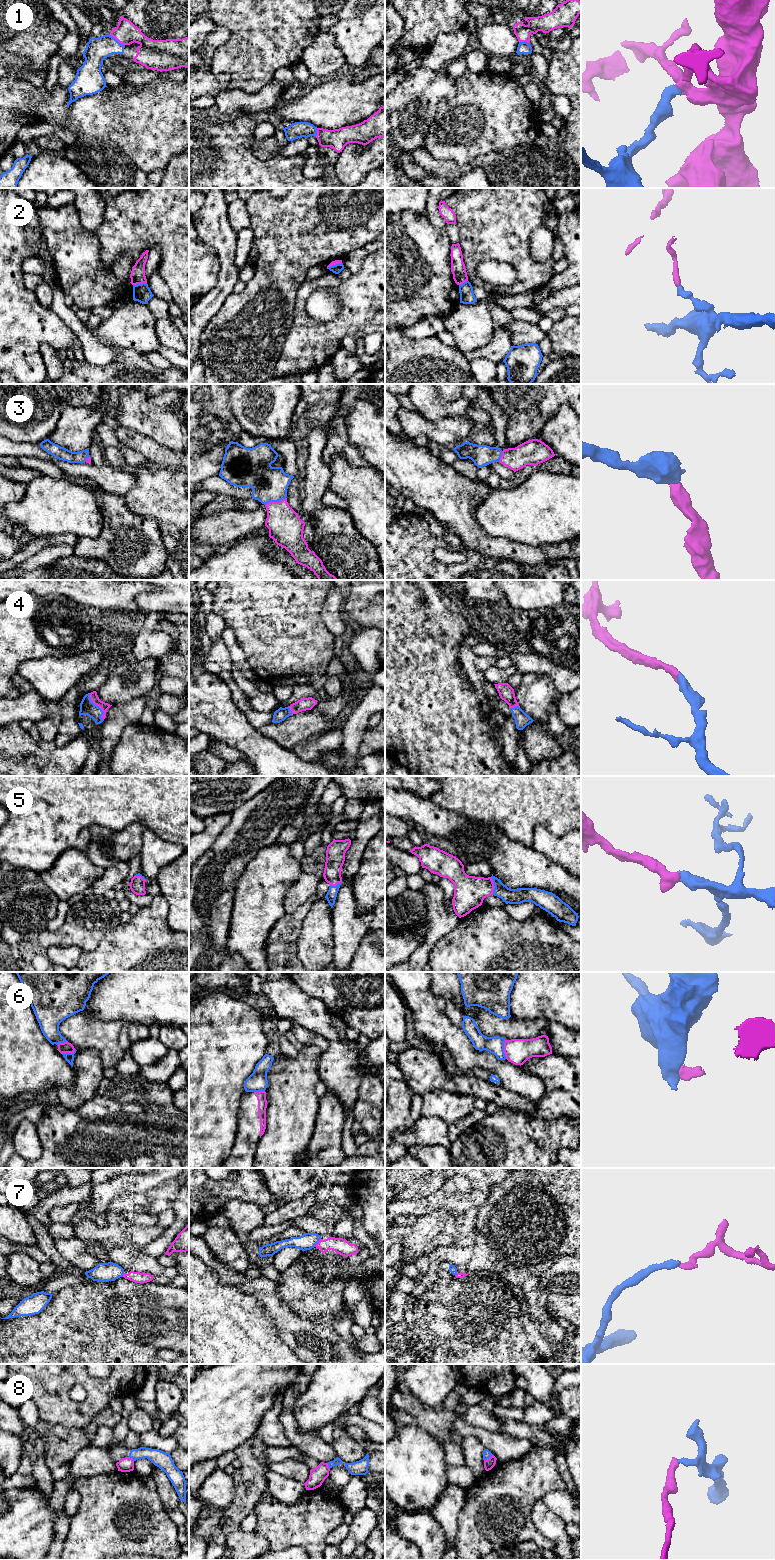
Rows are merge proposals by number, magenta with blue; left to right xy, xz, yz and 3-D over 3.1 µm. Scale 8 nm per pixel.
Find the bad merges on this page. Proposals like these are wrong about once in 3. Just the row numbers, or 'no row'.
2, 6, 7, 8

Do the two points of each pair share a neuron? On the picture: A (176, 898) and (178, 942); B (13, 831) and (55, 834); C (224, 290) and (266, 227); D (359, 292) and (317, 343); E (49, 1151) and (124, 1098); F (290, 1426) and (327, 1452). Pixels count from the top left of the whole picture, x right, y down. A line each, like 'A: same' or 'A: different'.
A: different
B: same
C: different
D: same
E: same
F: same

